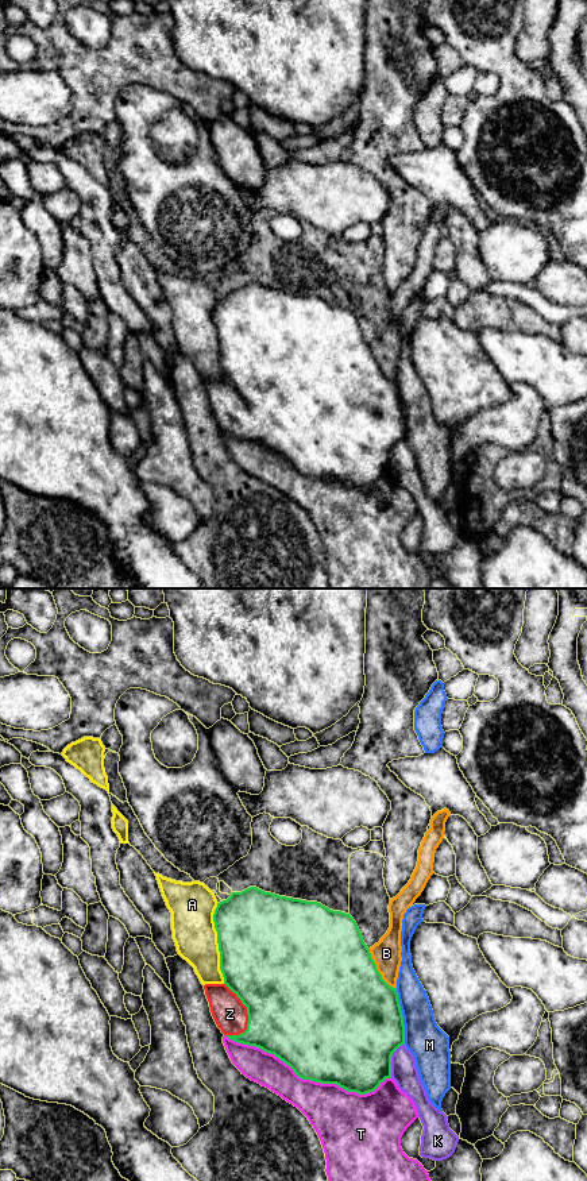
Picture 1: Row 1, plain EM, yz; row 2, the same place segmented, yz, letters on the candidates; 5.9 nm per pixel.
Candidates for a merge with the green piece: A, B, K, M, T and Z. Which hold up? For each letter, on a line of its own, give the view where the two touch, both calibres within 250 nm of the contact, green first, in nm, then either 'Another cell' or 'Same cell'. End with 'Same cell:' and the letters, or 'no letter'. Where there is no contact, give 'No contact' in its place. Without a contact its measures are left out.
A: Touches green in yz. Thickness 500 nm (green) against 260 nm. Another cell
B: Touches green in yz. Thickness 500 nm (green) against 170 nm. Another cell
K: Touches green in yz. Thickness 500 nm (green) against 160 nm. Another cell
M: Touches green in yz. Thickness 500 nm (green) against 240 nm. Another cell
T: Touches green in yz. Thickness 500 nm (green) against 300 nm. Another cell
Z: Touches green in yz. Thickness 500 nm (green) against 200 nm. Same cell
Same cell: Z

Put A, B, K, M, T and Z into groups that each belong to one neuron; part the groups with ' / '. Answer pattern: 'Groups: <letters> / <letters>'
Groups: A / B / K / M / T / Z

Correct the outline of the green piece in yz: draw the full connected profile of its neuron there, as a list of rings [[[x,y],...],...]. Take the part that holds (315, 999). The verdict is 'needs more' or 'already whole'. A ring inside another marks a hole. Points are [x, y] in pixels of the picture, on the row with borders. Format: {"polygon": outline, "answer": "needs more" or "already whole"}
{"polygon": [[[250,887],[242,892],[232,892],[227,900],[217,903],[213,914],[215,929],[220,952],[220,970],[224,977],[223,984],[205,984],[205,995],[209,1001],[212,1016],[229,1039],[262,1049],[274,1054],[302,1080],[321,1084],[336,1084],[347,1092],[366,1095],[374,1092],[386,1078],[391,1078],[391,1055],[405,1045],[405,1024],[398,1000],[397,988],[390,987],[376,969],[370,949],[363,941],[362,933],[350,914],[333,911],[317,902],[306,902],[264,892],[256,887]]], "answer": "needs more"}

